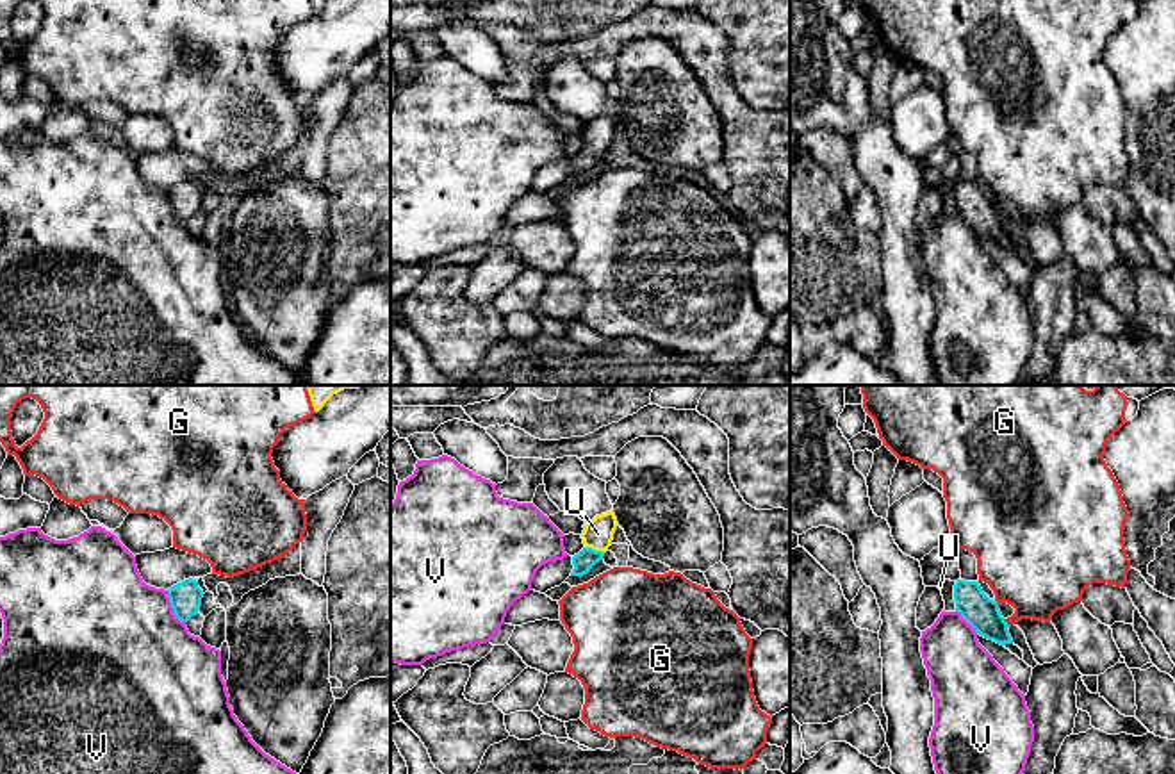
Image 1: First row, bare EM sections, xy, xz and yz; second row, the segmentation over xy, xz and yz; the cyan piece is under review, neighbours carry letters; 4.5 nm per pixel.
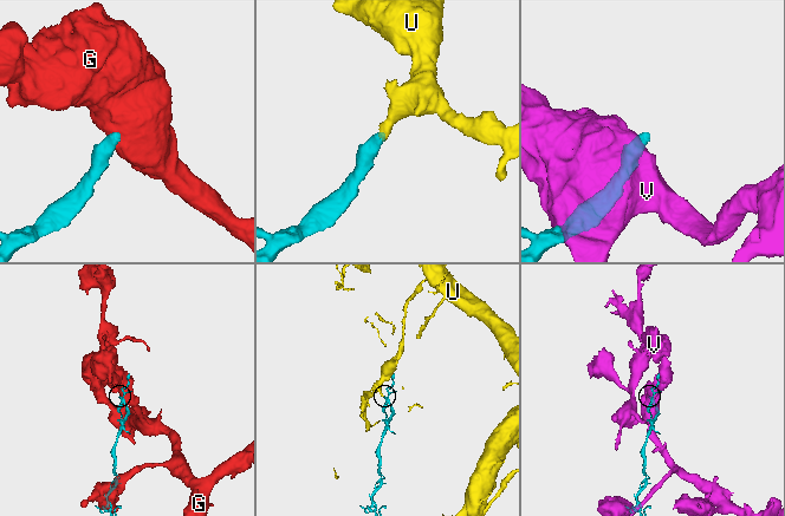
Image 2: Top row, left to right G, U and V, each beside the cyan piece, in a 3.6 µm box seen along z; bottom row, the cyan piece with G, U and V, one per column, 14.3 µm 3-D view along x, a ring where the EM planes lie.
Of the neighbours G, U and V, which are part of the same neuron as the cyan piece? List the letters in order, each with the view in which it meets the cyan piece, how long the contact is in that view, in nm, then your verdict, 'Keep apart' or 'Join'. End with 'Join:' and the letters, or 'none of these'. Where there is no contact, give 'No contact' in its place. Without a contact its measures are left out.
G: Touches cyan in yz. Shared border 50 nm. Keep apart
U: Touches cyan in xz. Shared border 90 nm. Join
V: Touches cyan in xy. Shared border 170 nm. Keep apart
Join: U

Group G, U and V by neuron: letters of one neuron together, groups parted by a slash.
G / U / V

